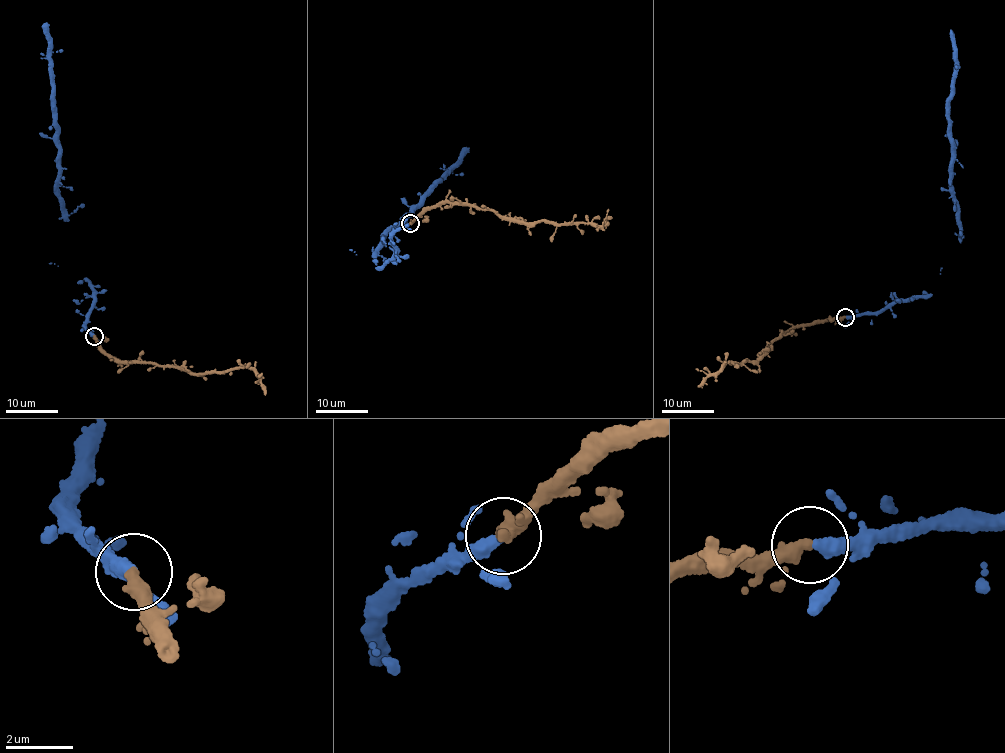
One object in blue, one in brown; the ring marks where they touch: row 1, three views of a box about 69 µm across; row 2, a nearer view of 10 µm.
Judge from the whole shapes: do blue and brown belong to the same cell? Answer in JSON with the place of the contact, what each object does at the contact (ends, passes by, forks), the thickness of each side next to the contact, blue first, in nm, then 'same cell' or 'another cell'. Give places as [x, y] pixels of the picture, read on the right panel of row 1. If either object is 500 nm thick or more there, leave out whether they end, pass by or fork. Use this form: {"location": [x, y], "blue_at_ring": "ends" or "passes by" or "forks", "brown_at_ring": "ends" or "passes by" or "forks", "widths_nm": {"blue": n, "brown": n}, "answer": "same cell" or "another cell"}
{"location": [845, 317], "blue_at_ring": "passes by", "brown_at_ring": "ends", "widths_nm": {"blue": 260, "brown": 400}, "answer": "same cell"}

